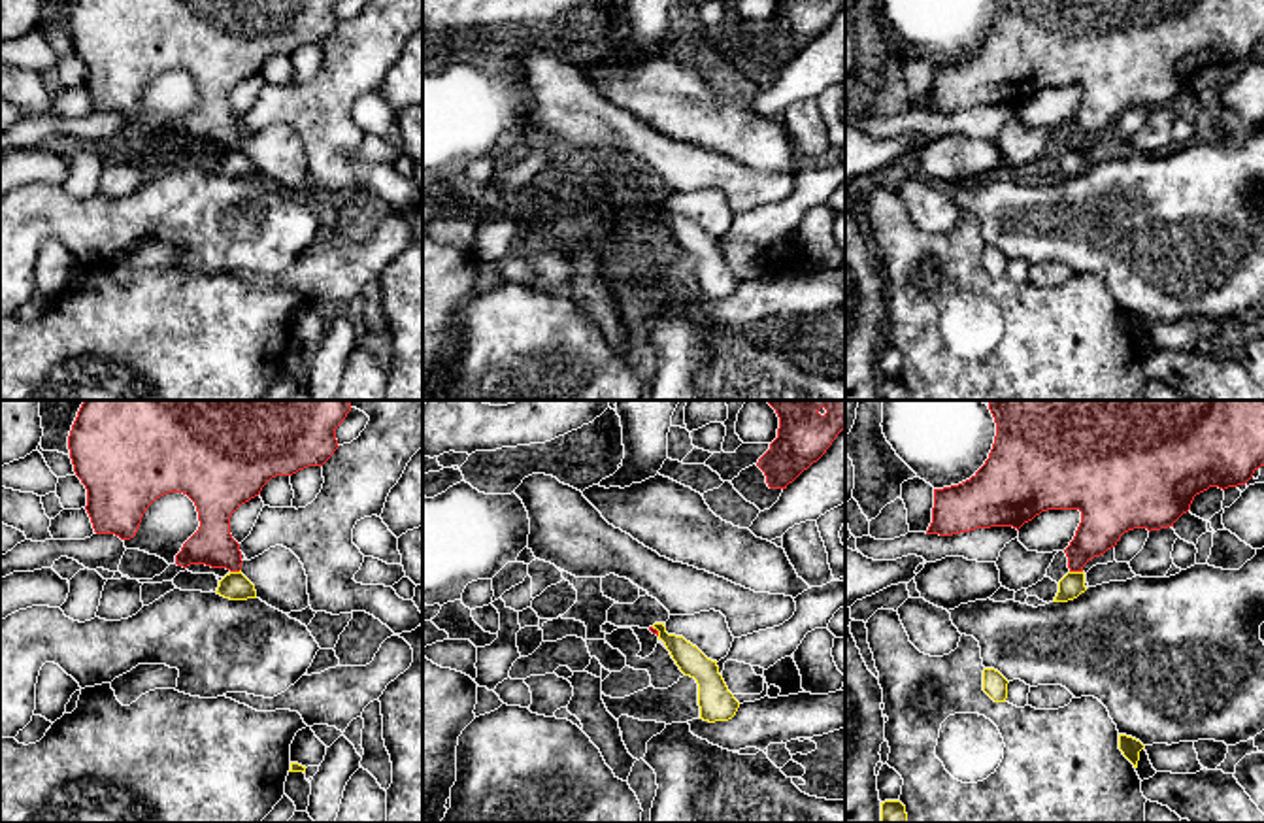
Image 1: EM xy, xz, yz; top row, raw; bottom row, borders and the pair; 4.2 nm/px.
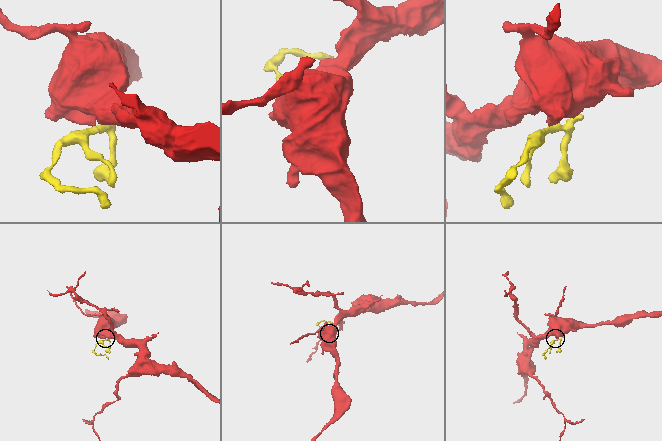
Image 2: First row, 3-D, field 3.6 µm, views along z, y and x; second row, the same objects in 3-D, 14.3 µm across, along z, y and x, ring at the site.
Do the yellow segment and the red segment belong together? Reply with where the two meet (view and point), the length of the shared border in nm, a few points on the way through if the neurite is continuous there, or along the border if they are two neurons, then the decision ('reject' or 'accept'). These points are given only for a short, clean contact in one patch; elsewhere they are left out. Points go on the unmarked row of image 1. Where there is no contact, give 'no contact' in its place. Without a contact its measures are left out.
contact yz (1076, 150); length 60 nm; border yz (1070, 148), (1081, 150); reject

